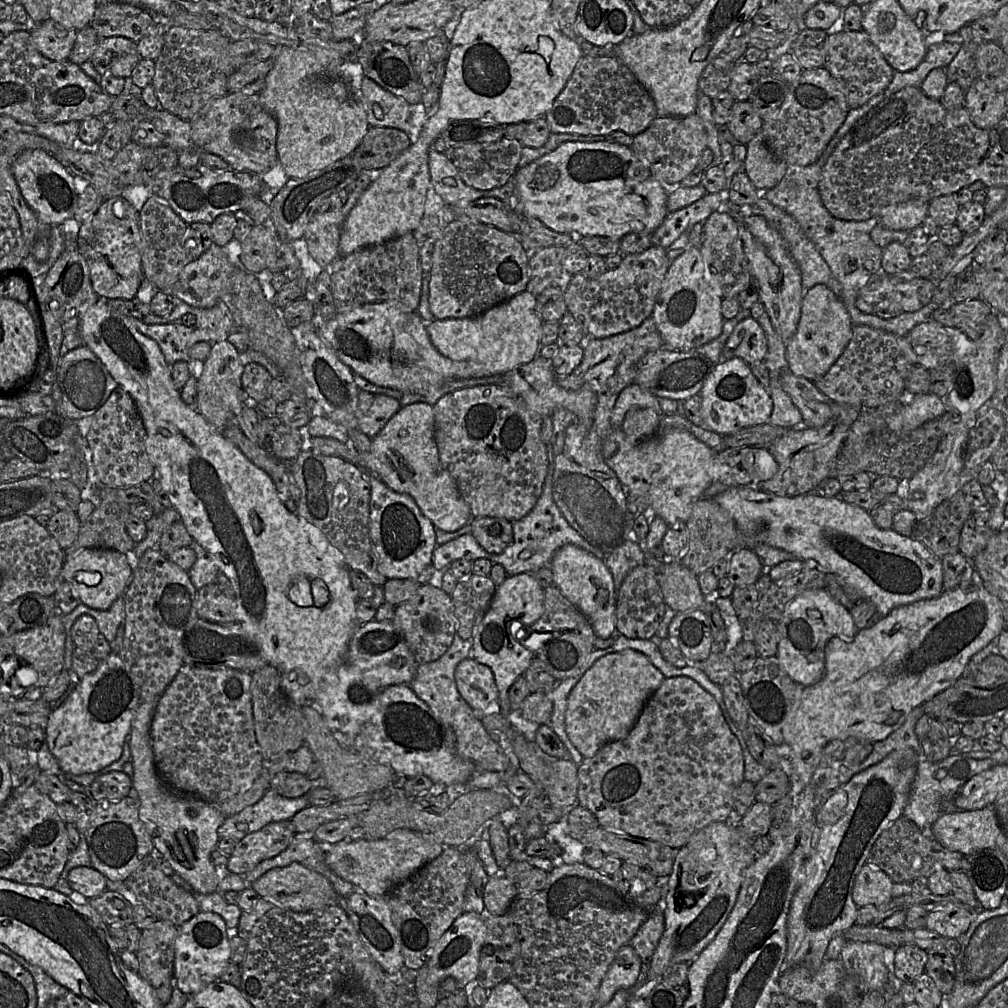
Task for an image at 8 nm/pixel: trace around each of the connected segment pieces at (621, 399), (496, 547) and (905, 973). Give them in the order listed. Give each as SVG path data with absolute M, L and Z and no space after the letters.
M633 383L624 388L616 400L611 415L611 429L621 428L625 414L632 408L652 408L663 415L658 397Z
M471 518L471 533L490 554L501 554L513 542L512 523L504 518Z
M904 944L895 948L894 965L896 977L904 983L913 983L925 972L927 950L914 944Z

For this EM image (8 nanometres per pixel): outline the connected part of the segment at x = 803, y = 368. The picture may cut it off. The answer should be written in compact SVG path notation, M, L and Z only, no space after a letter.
M817 284L807 289L802 298L796 332L785 346L790 372L812 382L824 376L847 347L852 338L853 326L842 300L826 285Z

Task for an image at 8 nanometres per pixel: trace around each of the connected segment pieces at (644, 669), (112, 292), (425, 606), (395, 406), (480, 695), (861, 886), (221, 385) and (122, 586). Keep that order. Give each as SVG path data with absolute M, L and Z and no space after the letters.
M632 649L610 653L597 659L572 688L567 698L565 730L572 744L584 758L591 758L603 745L624 739L636 723L647 700L664 679L661 671L644 654Z
M103 198L101 207L82 224L78 233L78 248L90 265L92 288L101 300L136 300L141 285L149 282L143 253L142 214L126 198Z
M422 584L410 599L395 607L393 623L402 632L417 664L435 661L448 650L456 634L451 596L442 588Z
M360 390L355 415L356 428L373 438L401 408L396 398Z
M473 658L462 660L455 669L457 689L472 710L485 710L498 700L492 670Z
M865 864L858 873L852 898L859 907L881 906L892 899L892 879L876 866Z
M226 340L212 343L210 354L203 362L201 375L197 378L198 412L219 431L223 431L229 422L236 422L243 405L243 370L239 352L233 344Z
M86 548L71 556L66 556L62 570L63 581L72 586L79 600L97 610L109 609L118 597L124 595L132 577L133 571L127 555L106 548Z

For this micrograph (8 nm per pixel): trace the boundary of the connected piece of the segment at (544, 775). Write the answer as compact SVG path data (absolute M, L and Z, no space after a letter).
M489 713L481 717L481 722L487 731L498 731L505 734L513 746L519 760L520 769L526 773L535 784L541 784L546 790L550 806L559 809L573 804L578 805L578 767L571 759L558 759L546 754L534 741L528 741L525 736L515 729L507 718L500 713Z

